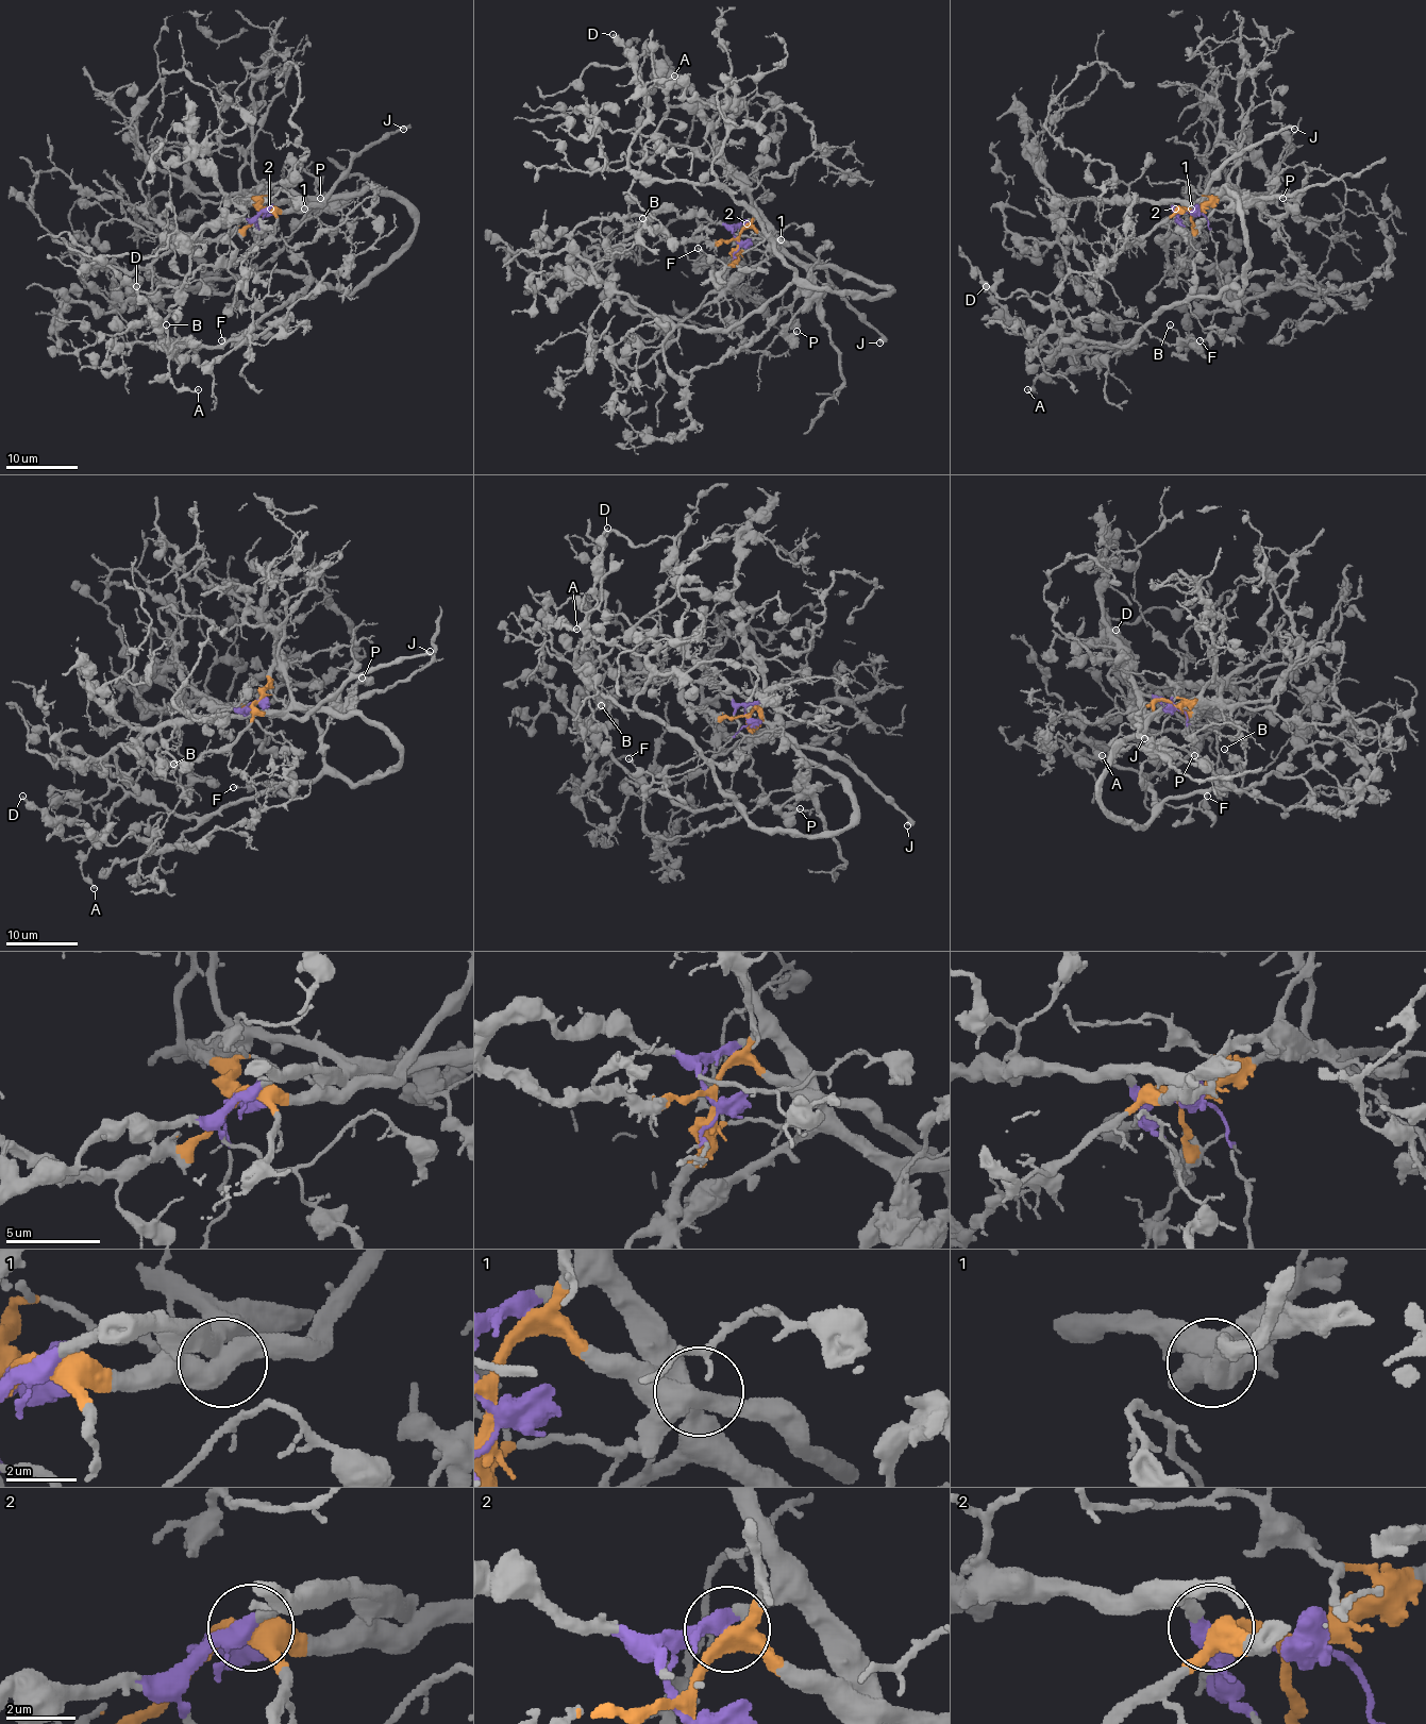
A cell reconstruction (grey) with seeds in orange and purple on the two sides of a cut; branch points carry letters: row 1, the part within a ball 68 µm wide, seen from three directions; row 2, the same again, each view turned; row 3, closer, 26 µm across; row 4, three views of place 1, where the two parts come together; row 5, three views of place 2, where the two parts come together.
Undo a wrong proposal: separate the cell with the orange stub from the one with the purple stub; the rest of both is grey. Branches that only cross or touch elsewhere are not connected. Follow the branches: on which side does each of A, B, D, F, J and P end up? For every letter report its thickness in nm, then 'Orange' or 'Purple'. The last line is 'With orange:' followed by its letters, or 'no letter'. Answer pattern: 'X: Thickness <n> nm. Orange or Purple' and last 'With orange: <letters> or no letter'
A: Thickness 180 nm. Purple
B: Thickness 150 nm. Purple
D: Thickness 240 nm. Purple
F: Thickness 200 nm. Purple
J: Thickness 320 nm. Orange
P: Thickness 170 nm. Purple
With orange: J

